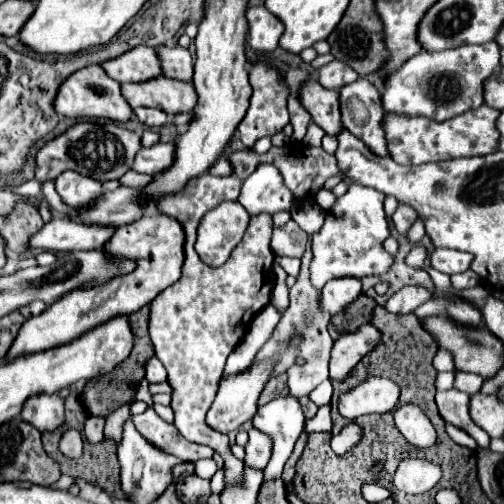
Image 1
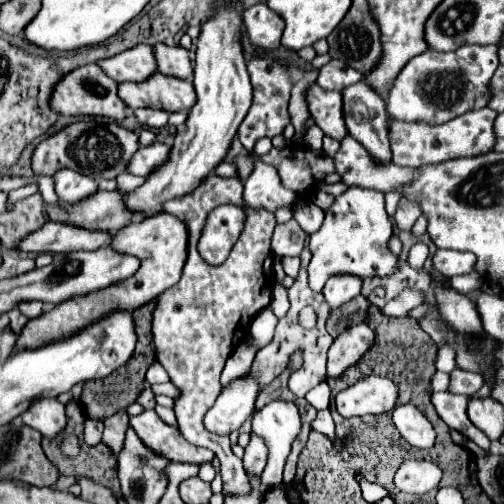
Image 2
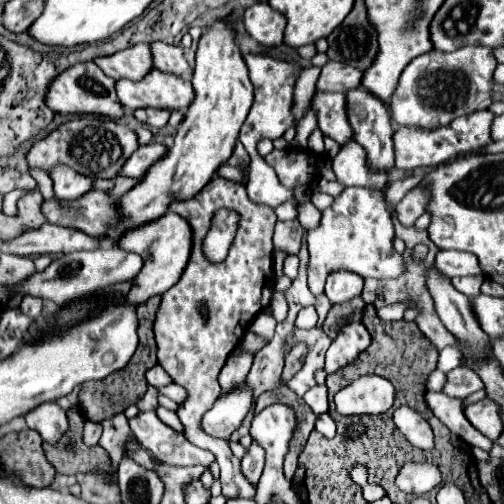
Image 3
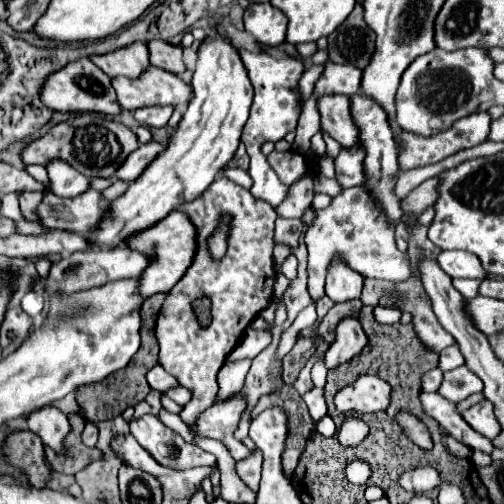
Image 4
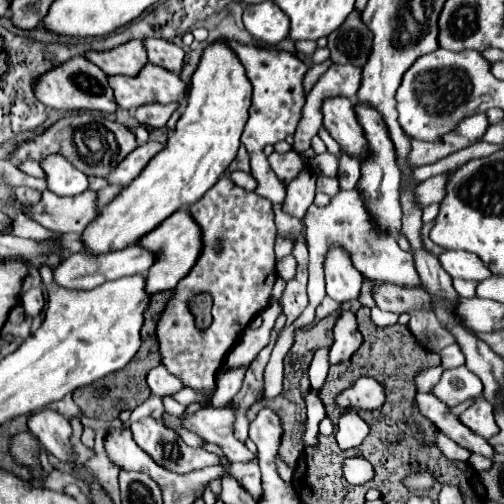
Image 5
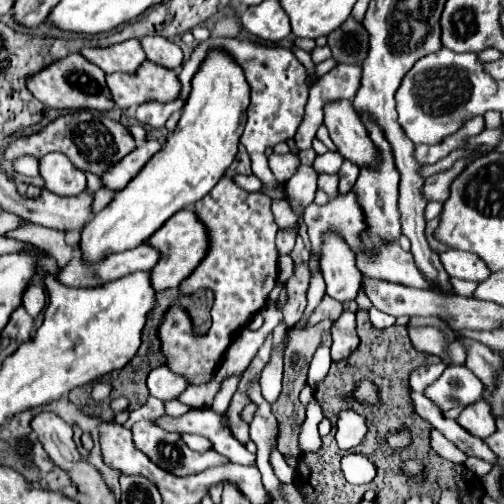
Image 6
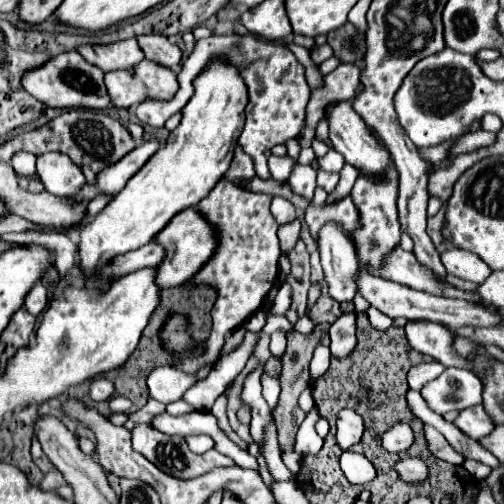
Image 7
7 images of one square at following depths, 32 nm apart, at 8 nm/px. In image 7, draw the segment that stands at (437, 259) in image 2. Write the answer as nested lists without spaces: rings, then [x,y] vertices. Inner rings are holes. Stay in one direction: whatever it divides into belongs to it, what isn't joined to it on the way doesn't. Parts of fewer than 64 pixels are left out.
[[[452,248],[452,250],[442,252],[440,260],[442,260],[448,274],[454,274],[462,280],[472,280],[476,284],[482,284],[492,272],[476,254],[460,250],[460,248]]]

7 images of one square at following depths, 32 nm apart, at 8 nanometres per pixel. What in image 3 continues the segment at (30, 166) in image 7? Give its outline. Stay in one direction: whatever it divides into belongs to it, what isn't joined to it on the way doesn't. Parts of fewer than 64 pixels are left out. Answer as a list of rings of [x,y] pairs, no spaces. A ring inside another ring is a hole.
[[[30,168],[30,174],[38,182],[38,190],[44,196],[44,200],[54,200],[56,194],[54,194],[54,188],[52,188],[52,178],[46,172],[38,172],[34,168]]]

